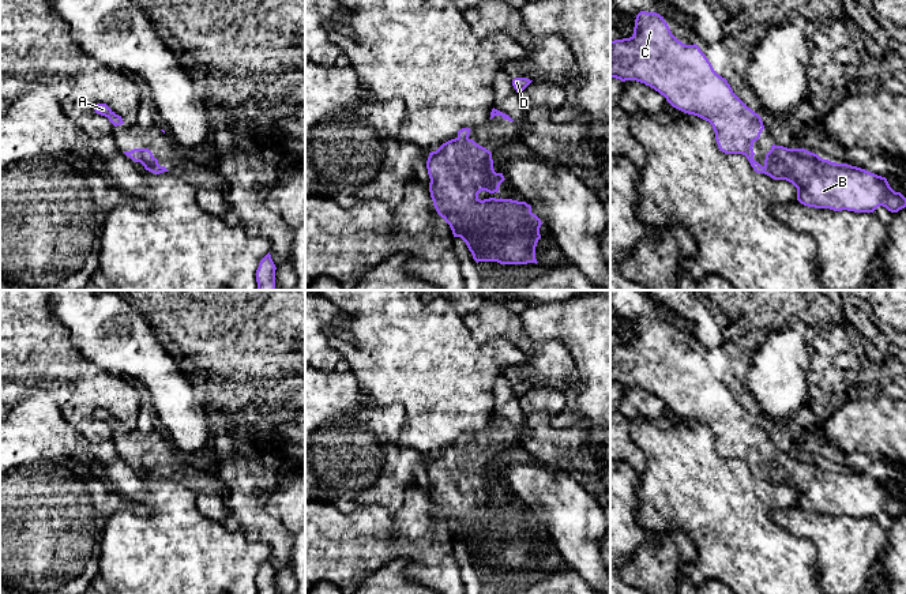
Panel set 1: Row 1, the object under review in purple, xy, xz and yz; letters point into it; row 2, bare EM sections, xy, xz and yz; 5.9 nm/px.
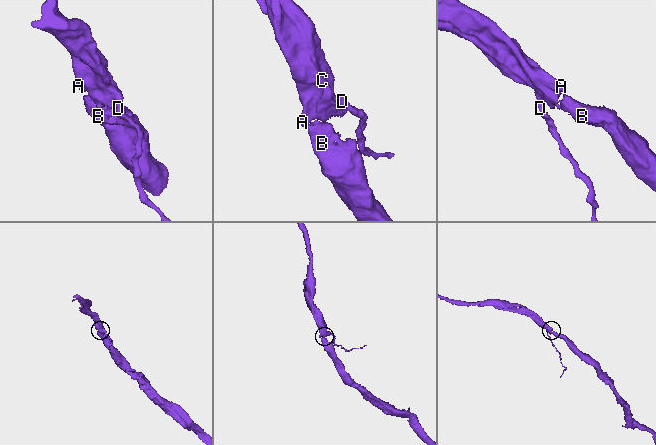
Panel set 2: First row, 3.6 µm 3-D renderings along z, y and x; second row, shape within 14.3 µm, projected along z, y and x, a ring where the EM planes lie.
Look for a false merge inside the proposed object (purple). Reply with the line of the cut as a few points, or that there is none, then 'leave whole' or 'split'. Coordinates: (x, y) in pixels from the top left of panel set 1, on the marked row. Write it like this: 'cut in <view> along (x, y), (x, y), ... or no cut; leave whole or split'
no cut; leave whole

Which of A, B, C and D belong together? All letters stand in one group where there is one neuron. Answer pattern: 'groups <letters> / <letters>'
groups A B C D

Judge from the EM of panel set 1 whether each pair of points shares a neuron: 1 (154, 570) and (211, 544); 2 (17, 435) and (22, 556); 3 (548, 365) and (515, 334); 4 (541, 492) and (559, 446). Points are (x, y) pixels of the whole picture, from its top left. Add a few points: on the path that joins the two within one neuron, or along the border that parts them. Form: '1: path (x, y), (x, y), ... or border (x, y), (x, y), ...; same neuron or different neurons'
1: path (168, 570), (185, 570), (198, 557); same neuron
2: path (25, 465), (25, 526); same neuron
3: path (541, 357), (523, 342); same neuron
4: border (540, 461), (556, 466); different neurons

